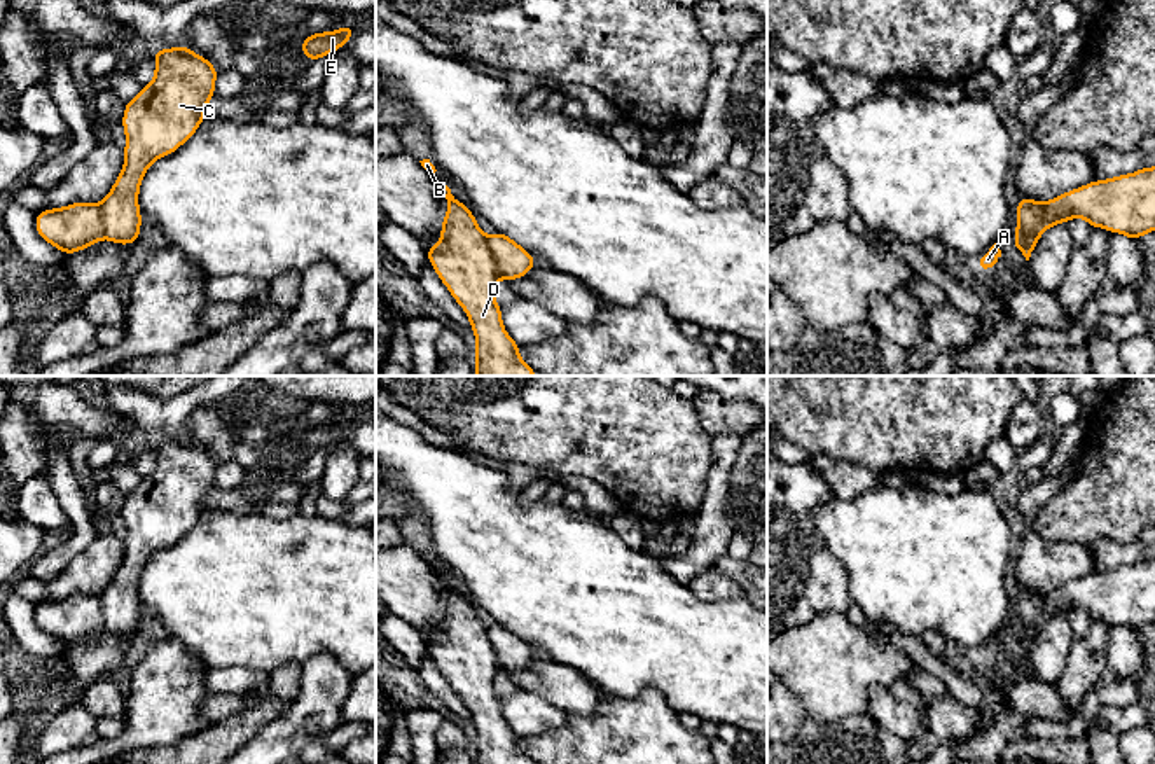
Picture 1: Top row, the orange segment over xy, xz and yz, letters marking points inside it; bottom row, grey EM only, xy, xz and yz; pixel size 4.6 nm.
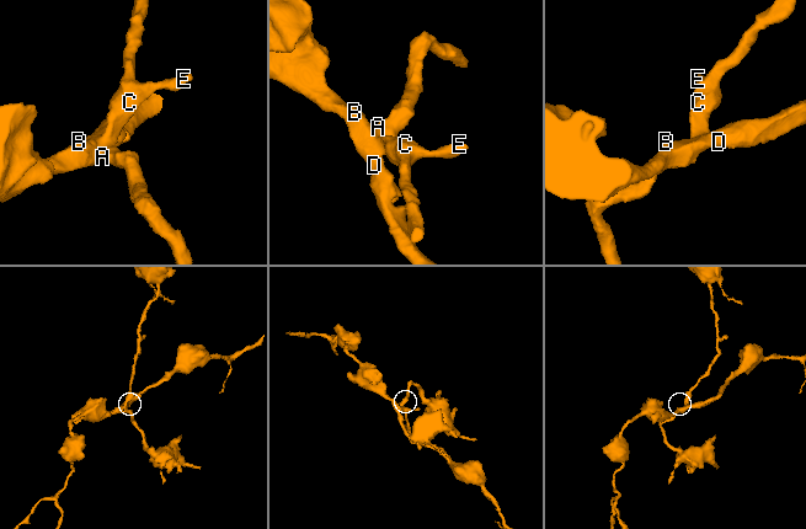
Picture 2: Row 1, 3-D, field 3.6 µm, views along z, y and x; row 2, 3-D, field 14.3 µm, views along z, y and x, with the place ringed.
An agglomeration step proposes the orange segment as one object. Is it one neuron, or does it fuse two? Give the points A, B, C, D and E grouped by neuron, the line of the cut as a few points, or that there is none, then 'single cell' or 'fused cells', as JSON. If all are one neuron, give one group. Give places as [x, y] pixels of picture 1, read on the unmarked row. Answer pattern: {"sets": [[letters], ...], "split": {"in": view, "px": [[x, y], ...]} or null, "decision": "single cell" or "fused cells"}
{"sets": [["A", "C", "E"], ["B", "D"]], "split": {"in": "yz", "px": [[1045, 595], [1038, 618], [1014, 635]]}, "decision": "fused cells"}

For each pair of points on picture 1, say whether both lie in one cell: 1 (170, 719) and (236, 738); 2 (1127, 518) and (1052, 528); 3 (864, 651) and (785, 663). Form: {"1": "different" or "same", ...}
{"1": "different", "2": "same", "3": "same"}

